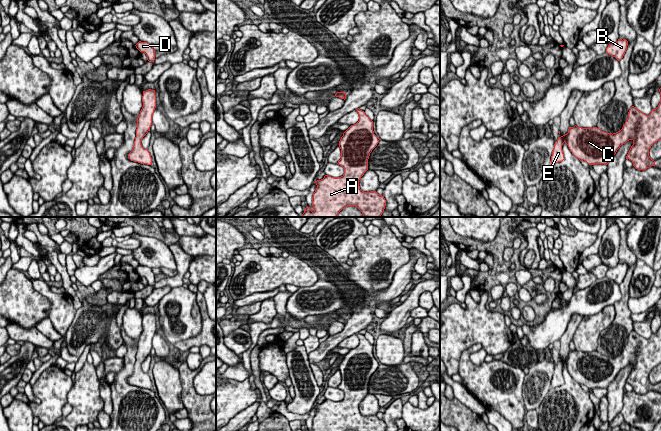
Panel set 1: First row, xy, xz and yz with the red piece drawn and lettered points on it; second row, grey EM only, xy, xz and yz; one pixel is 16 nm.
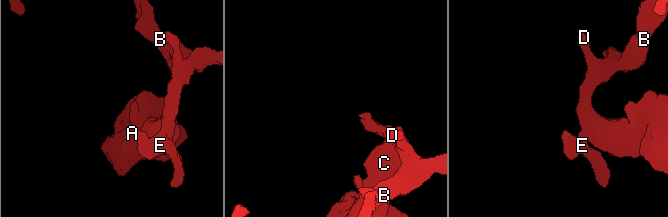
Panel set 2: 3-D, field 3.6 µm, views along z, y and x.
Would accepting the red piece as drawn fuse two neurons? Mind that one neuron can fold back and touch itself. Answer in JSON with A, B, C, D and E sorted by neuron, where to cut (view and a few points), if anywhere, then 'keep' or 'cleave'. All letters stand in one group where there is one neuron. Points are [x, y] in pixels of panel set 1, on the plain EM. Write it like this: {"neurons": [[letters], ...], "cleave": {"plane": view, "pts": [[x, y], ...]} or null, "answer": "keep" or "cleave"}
{"neurons": [["A", "B", "C", "D", "E"]], "cleave": null, "answer": "keep"}

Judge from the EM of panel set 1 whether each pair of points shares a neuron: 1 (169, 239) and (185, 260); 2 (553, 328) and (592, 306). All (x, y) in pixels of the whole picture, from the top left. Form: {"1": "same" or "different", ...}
{"1": "different", "2": "same"}

